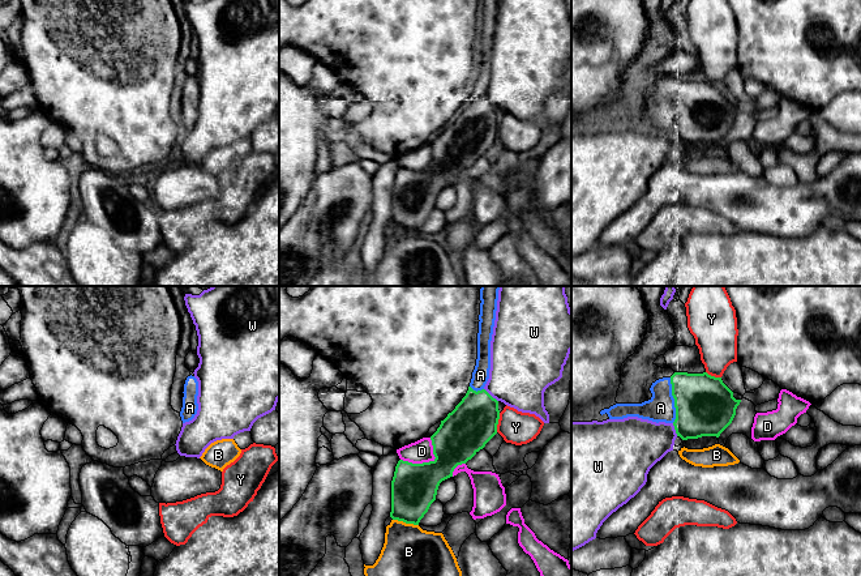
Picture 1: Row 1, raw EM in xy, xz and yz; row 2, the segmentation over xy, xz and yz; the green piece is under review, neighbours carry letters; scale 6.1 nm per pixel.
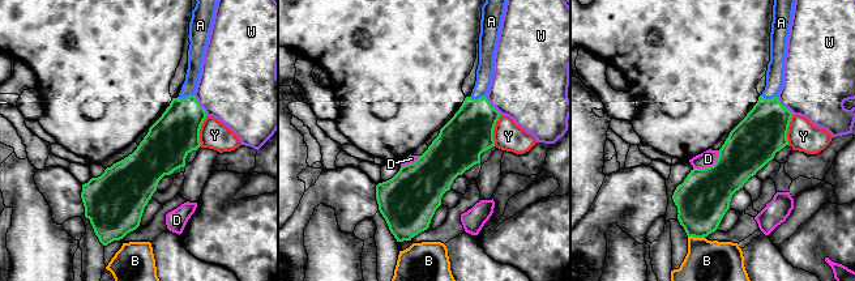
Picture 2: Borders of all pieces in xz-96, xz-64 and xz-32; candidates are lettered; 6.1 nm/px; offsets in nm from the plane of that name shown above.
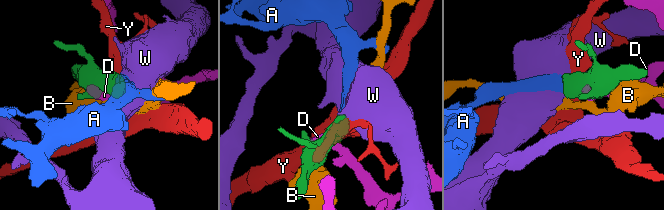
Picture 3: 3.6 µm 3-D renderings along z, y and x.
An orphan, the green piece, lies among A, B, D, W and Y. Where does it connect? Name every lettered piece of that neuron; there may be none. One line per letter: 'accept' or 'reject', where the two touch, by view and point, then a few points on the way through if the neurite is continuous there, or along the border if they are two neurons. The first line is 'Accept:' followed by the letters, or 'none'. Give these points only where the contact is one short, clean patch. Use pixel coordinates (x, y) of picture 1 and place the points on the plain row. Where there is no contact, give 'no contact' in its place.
Accept: A
A: accept; contact yz (675, 107)
B: reject; contact xz (406, 230); border xz (393, 226), (418, 233)
D: reject; contact xz (427, 170); border xz (431, 145), (435, 165), (432, 167), (422, 170), (401, 167)
W: reject; contact xz (489, 102)
Y: reject; contact xz (497, 129); border xz (500, 120), (496, 139)

